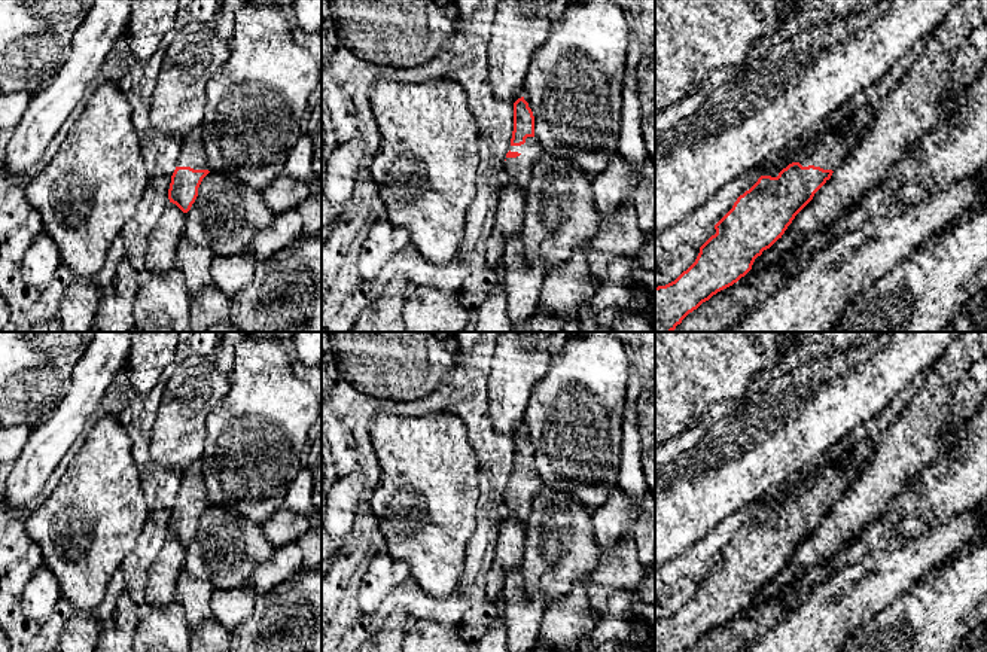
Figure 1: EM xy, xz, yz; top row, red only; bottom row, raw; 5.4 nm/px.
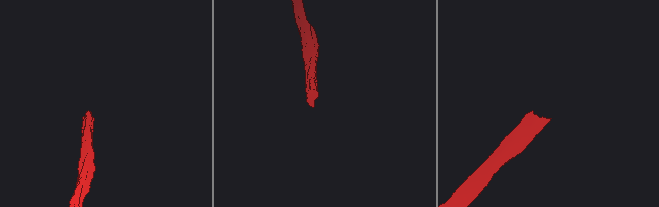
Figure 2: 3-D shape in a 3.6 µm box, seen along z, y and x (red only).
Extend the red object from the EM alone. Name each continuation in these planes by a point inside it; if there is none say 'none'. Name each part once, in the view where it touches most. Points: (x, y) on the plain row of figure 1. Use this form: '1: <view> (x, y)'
1: yz (832, 480)

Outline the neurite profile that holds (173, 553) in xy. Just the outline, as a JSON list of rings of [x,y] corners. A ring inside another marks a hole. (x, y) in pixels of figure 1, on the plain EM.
[[[168,536],[149,570],[146,598],[153,607],[165,607],[176,598],[177,579],[186,563],[186,546]]]

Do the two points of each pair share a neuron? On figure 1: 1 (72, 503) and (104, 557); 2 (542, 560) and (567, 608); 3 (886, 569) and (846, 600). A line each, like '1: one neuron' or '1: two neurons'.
1: one neuron
2: two neurons
3: one neuron

